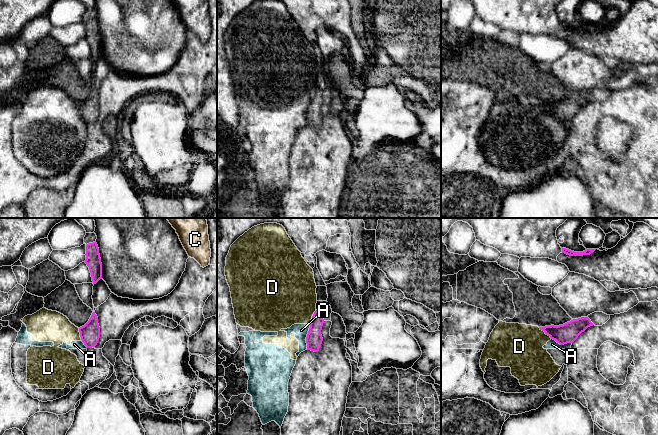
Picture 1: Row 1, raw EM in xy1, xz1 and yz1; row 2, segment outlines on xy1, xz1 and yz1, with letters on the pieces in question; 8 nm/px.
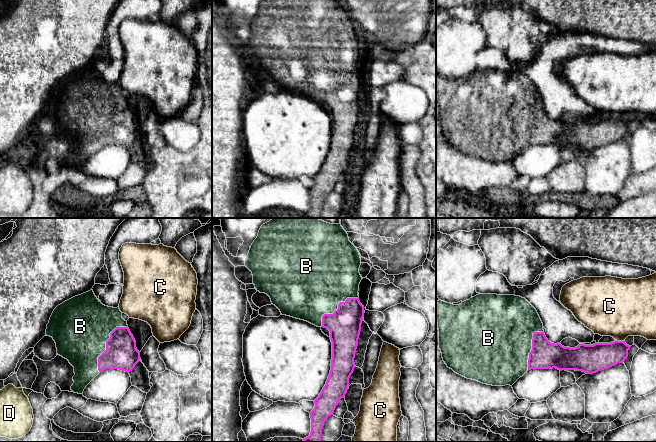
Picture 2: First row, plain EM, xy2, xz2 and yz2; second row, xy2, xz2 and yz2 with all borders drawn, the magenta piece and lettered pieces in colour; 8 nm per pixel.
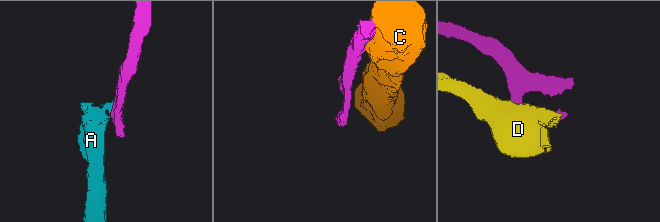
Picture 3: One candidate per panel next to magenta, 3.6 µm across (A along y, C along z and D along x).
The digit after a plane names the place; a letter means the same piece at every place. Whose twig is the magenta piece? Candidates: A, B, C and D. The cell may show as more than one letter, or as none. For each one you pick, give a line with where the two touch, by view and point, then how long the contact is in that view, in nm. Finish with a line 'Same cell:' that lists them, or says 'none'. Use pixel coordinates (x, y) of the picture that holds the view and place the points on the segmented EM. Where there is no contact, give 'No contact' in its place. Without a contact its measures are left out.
B: Touches magenta at xy2 (106, 344). Shared border 440 nm
Same cell: B

